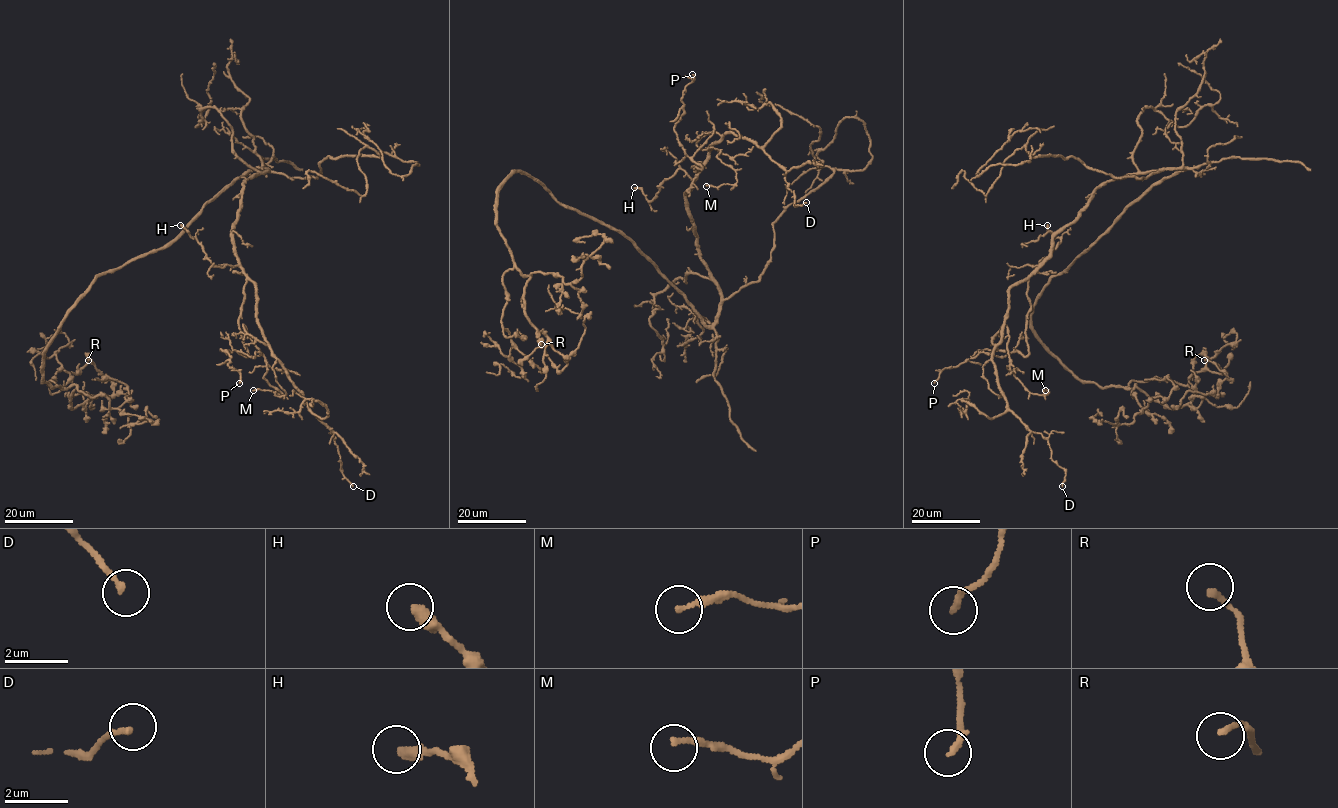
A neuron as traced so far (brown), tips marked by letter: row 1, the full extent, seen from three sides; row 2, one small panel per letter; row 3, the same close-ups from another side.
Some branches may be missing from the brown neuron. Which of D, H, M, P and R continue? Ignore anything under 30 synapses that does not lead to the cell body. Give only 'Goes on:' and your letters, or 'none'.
Goes on: none

